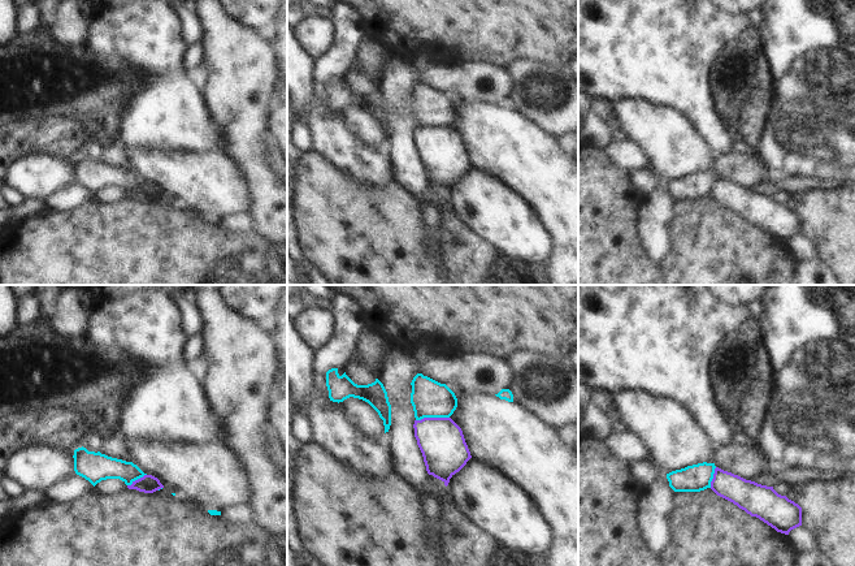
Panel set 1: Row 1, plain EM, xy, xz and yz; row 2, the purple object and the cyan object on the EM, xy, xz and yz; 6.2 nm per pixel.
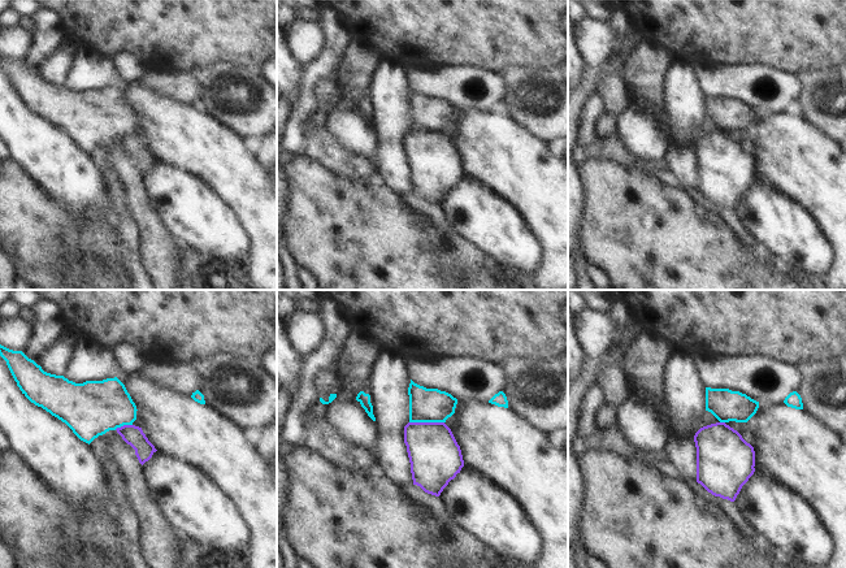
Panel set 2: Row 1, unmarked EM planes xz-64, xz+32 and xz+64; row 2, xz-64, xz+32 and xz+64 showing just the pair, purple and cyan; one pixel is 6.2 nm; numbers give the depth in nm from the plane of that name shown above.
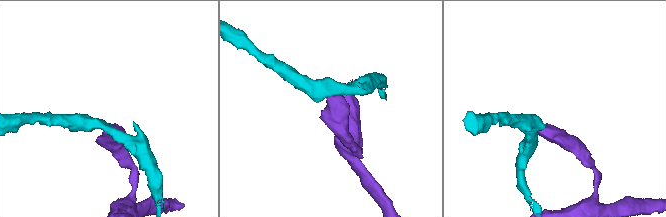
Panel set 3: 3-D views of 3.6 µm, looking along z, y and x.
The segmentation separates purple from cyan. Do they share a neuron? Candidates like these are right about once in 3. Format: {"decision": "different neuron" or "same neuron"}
{"decision": "different neuron"}

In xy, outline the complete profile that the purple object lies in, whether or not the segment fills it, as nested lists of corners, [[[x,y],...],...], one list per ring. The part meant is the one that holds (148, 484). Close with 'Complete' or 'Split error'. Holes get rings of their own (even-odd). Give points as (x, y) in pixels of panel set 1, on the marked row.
[[[144,475],[143,478],[133,481],[131,485],[127,485],[129,489],[136,489],[139,492],[144,492],[144,493],[153,493],[161,488],[164,488],[164,485],[160,483],[160,480],[152,475]]]. Complete

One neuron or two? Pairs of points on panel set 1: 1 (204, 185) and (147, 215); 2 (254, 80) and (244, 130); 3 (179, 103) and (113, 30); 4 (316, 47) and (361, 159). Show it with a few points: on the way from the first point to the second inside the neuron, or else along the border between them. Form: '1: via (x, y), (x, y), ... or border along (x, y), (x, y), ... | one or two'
1: border along (164, 195), (172, 201) | two
2: via (244, 93), (244, 117) | one
3: via (164, 85), (164, 80), (131, 47) | one
4: border along (300, 46), (315, 60) | two

